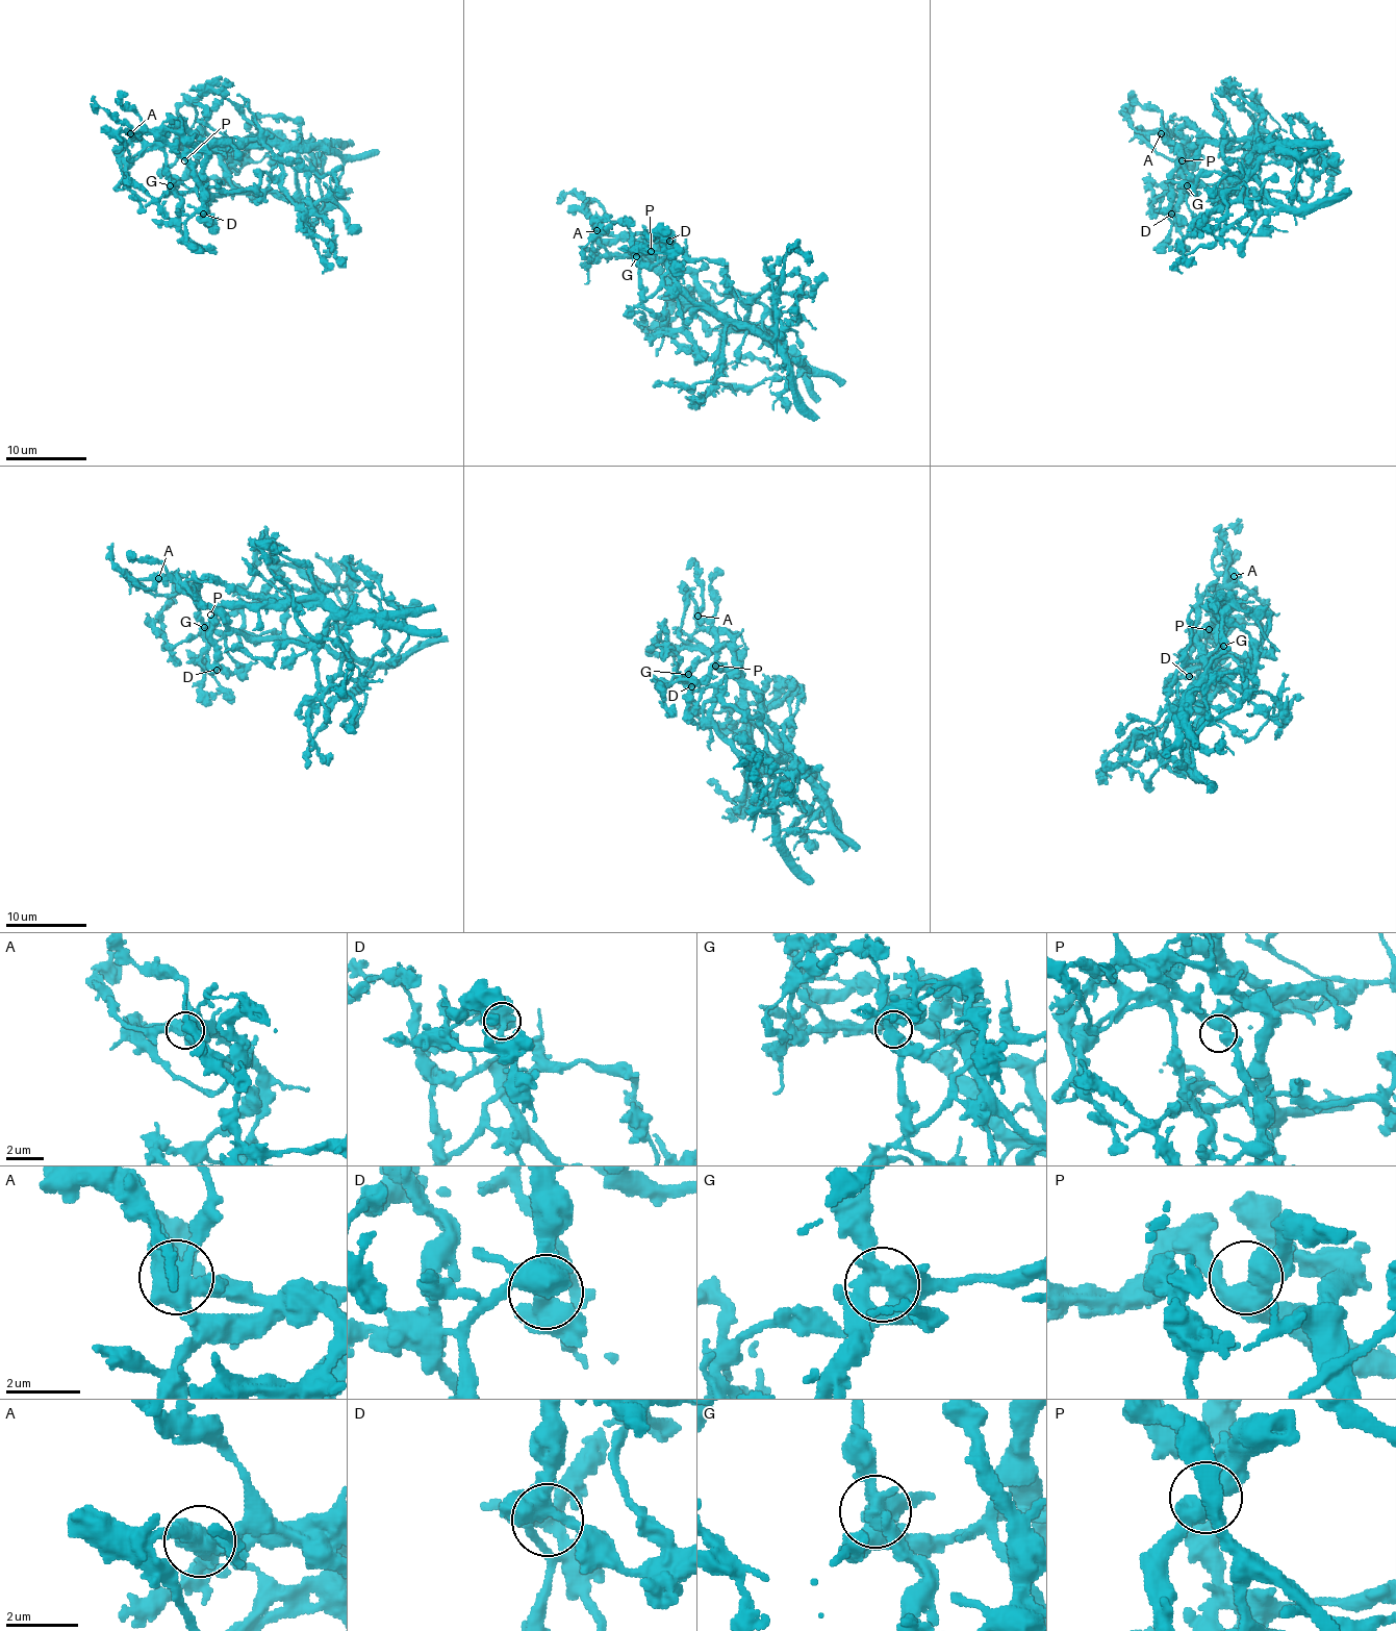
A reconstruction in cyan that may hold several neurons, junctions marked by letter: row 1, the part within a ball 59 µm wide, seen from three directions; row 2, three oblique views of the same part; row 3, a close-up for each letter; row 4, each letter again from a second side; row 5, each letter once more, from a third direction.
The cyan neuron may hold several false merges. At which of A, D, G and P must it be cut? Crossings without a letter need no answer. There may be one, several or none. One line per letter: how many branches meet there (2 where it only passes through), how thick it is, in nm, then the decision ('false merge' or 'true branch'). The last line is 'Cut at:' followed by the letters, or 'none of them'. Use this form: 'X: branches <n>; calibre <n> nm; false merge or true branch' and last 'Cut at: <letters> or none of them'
A: branches 5; calibre 550 nm; false merge
D: branches 5; calibre 480 nm; true branch
G: branches 5; calibre 480 nm; false merge
P: branches 2; calibre 460 nm; true branch
Cut at: A, G

